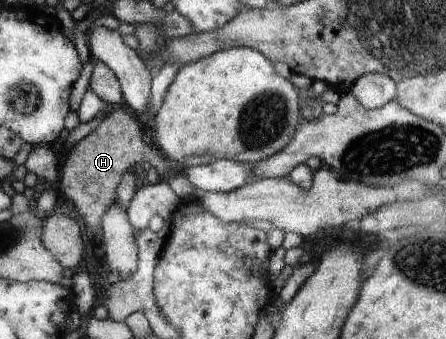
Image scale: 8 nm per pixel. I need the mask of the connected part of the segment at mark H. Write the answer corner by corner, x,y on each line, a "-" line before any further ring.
120,105
104,117
98,128
78,141
62,160
62,176
58,191
74,203
87,224
86,229
89,229
93,236
94,244
100,245
102,218
116,200
123,175
127,171
132,171
136,164
153,166
160,180
167,182
179,174
185,174
183,170
187,168
172,162
156,146
147,144
141,122
135,114
121,110

